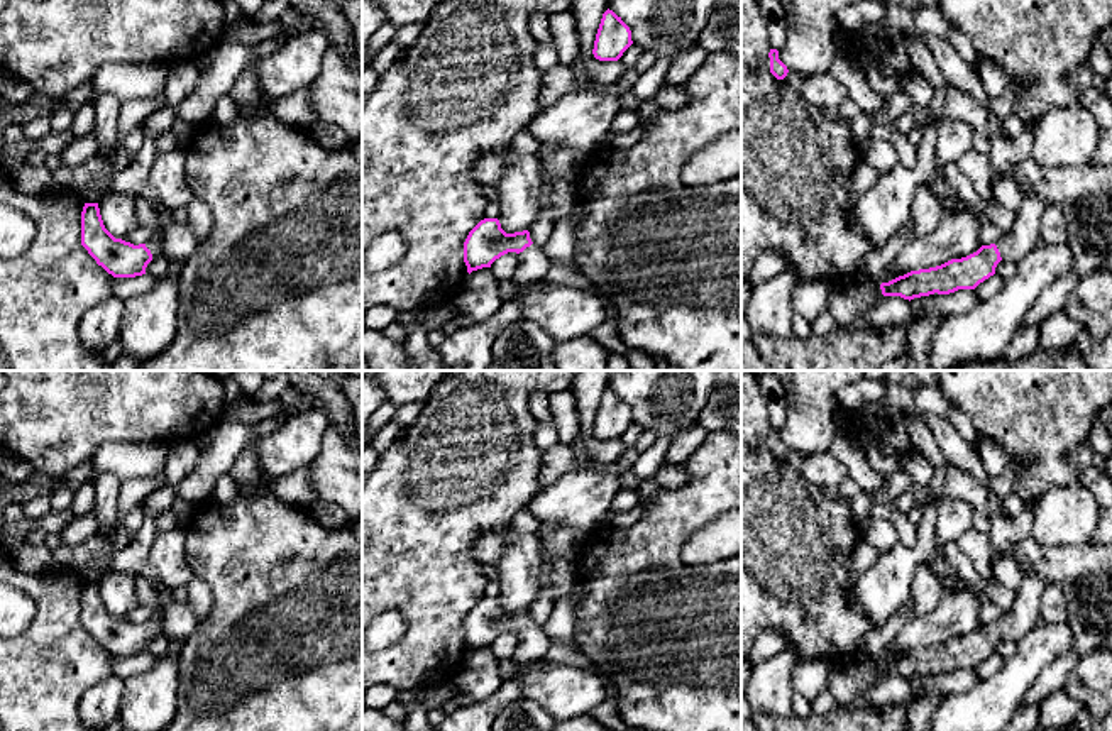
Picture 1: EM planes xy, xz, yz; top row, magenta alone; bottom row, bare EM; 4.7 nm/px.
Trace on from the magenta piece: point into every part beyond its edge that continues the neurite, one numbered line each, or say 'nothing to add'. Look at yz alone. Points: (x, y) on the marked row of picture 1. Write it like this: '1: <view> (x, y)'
1: yz (1023, 237)

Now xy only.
1: xy (154, 244)

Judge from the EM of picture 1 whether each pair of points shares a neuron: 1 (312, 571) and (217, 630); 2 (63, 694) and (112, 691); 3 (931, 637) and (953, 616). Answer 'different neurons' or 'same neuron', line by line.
1: same neuron
2: different neurons
3: same neuron

